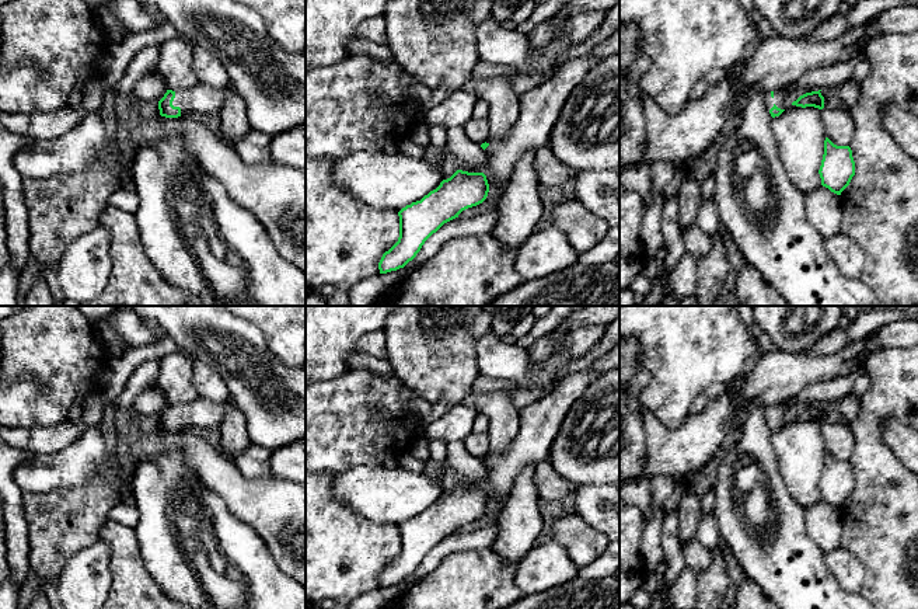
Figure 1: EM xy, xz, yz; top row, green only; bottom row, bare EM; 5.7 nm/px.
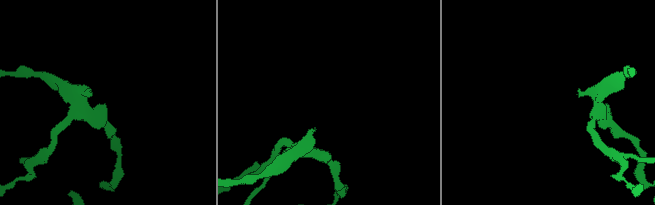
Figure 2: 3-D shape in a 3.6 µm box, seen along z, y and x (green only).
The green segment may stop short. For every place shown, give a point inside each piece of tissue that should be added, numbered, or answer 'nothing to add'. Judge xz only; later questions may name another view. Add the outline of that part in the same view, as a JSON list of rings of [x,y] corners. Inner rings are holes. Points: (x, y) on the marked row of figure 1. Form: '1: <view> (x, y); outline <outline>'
1: xz (538, 108); outline [[[593,51],[573,58],[544,83],[519,95],[519,118],[513,128],[502,139],[486,142],[489,146],[485,149],[488,161],[484,174],[486,175],[489,189],[500,188],[507,182],[514,164],[527,150],[535,150],[540,146],[548,145],[552,128],[565,101],[583,77],[603,59],[594,56]]]

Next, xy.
1: xy (201, 100); outline [[[198,83],[192,88],[177,90],[172,105],[181,108],[181,116],[219,116],[230,91],[230,86],[223,88],[213,88],[210,86]]]

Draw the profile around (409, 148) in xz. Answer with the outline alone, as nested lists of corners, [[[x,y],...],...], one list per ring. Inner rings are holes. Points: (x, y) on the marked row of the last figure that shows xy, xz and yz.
[[[406,139],[398,143],[399,153],[412,156],[412,157],[423,157],[426,153],[426,147],[415,143],[412,139]]]

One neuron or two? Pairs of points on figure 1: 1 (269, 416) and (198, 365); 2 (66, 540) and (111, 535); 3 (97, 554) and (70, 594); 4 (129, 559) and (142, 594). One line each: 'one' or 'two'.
1: two
2: two
3: one
4: one

